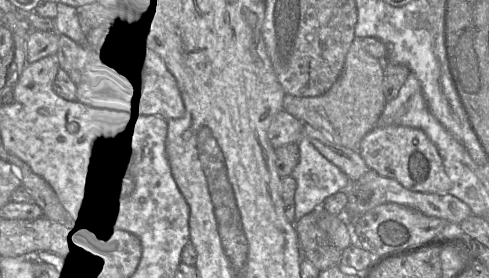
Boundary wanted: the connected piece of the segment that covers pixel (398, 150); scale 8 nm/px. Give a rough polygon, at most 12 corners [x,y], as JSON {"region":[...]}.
{"region":[[375,126],[358,152],[406,189],[449,193],[437,147],[420,129]]}

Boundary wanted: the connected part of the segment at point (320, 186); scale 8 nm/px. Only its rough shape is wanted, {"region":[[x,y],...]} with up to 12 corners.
{"region":[[303,137],[295,222],[346,191],[349,177]]}

